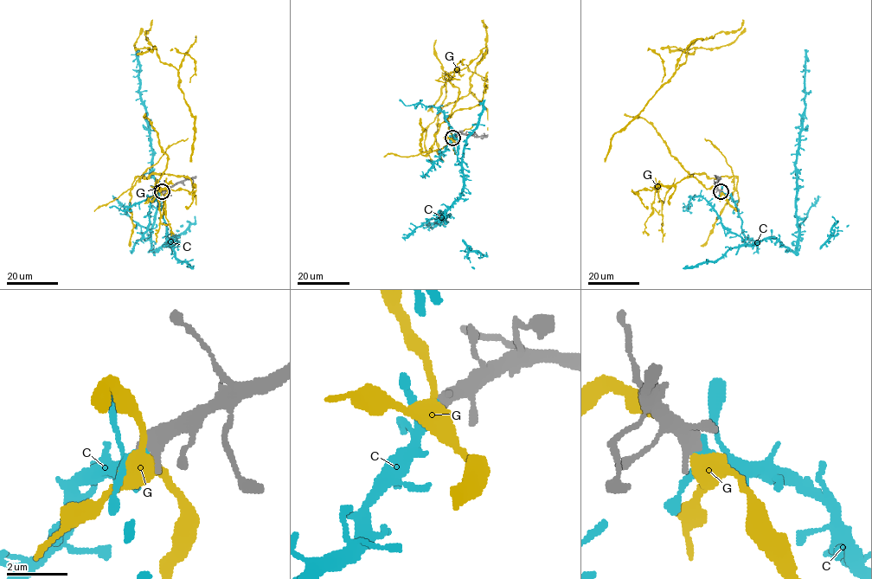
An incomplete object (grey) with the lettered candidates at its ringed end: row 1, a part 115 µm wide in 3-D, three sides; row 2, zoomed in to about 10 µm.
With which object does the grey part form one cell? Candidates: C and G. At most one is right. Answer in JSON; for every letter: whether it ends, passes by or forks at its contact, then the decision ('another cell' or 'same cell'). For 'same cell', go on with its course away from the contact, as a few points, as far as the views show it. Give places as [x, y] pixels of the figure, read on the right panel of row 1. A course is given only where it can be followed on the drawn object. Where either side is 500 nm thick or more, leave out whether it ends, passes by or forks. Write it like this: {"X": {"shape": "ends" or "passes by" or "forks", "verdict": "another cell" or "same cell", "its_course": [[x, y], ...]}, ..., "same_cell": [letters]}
{"C": {"verdict": "same cell", "its_course": [[721, 191], [708, 204], [731, 232], [747, 244], [777, 239], [795, 250], [795, 164], [805, 107], [805, 54]]}, "G": {"verdict": "another cell"}, "same_cell": ["C"]}

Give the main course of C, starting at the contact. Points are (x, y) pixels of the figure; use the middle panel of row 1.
C: (452, 138), (450, 126), (463, 166), (462, 196), (442, 217), (446, 215), (442, 215), (435, 224), (421, 225)

